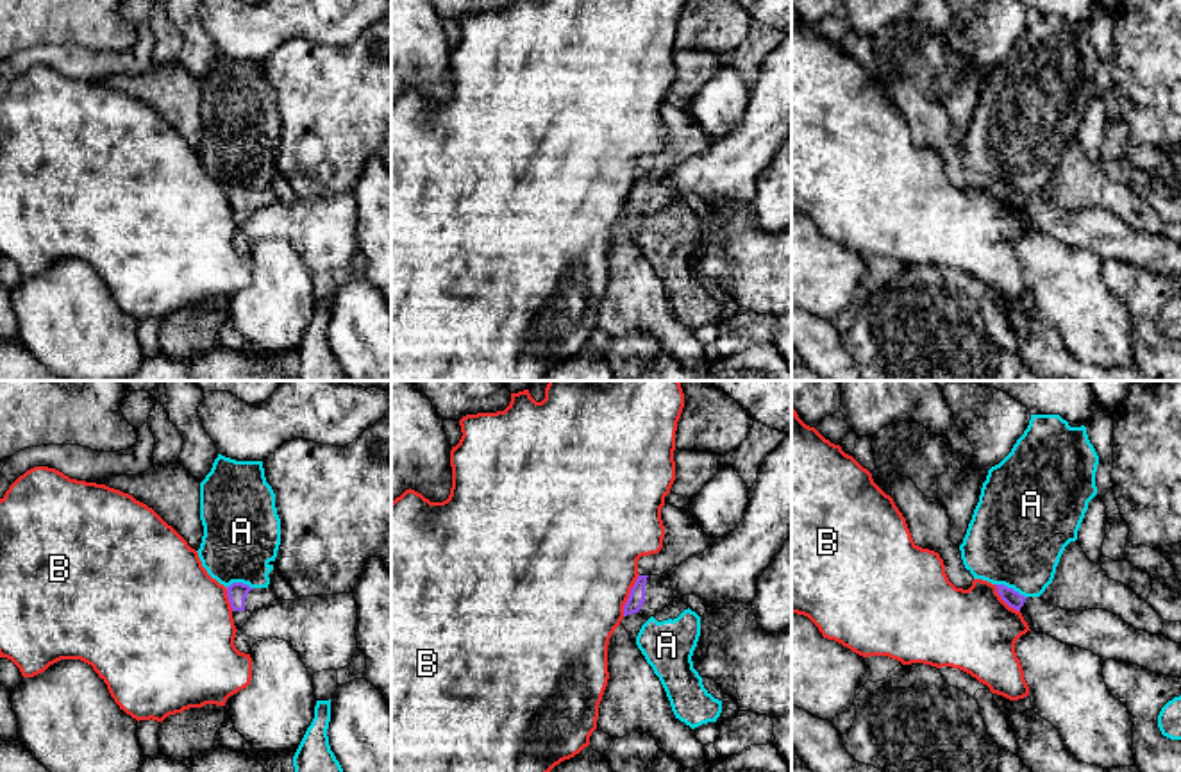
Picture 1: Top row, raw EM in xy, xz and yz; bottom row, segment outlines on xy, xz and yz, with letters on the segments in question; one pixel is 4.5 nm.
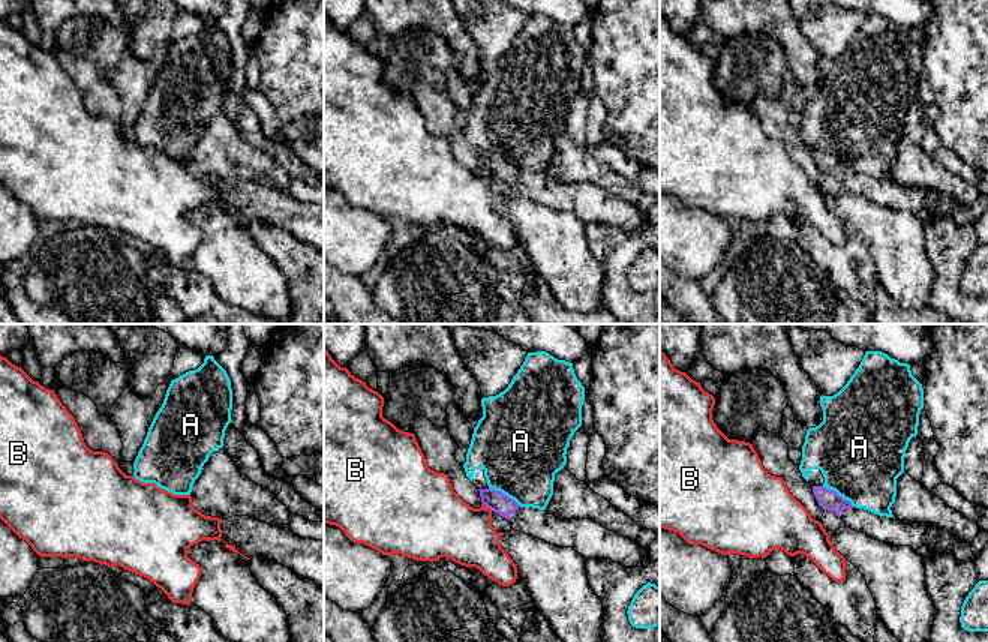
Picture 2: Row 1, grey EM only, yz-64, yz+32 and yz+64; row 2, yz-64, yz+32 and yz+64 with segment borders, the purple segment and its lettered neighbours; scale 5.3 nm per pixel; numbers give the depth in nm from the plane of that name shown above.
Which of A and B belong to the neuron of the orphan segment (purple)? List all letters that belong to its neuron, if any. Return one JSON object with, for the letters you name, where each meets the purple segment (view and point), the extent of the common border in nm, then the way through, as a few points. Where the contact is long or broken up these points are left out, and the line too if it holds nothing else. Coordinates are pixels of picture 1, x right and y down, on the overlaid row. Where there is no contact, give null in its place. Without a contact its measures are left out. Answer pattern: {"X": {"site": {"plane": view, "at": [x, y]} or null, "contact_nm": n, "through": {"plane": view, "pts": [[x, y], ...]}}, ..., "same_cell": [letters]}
{"same_cell": []}

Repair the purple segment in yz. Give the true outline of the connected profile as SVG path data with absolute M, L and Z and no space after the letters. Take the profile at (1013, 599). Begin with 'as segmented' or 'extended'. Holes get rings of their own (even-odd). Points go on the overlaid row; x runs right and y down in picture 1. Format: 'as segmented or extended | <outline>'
extended | M995 584L1001 599L1020 611L1031 631L1043 633L1070 647L1092 650L1102 661L1117 659L1143 667L1160 676L1181 679L1181 643L1163 634L1131 627L1104 609L1067 611L1040 597L1024 597Z

